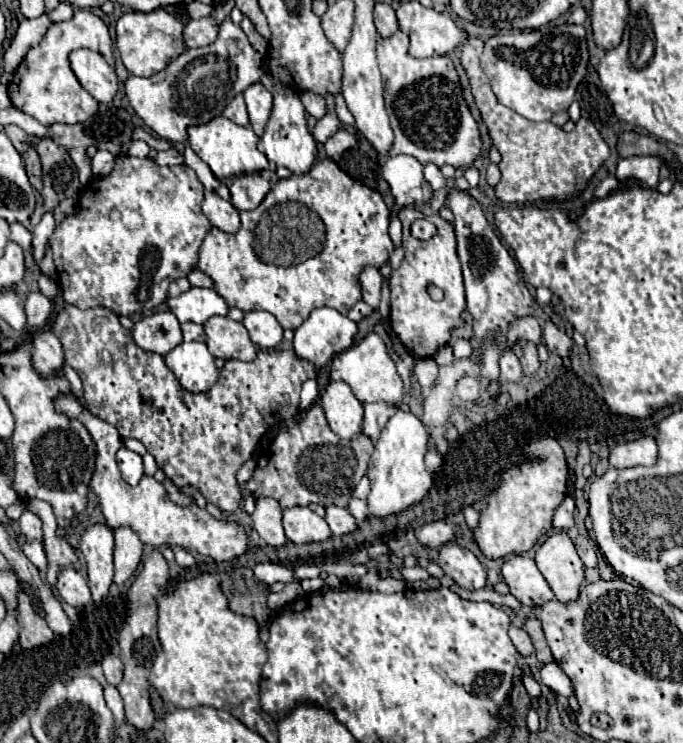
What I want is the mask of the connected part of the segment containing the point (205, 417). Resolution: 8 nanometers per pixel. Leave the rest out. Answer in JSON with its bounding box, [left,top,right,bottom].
[52,306,316,512]

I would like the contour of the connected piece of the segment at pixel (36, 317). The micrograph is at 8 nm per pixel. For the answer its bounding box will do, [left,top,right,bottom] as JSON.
[24,292,52,326]

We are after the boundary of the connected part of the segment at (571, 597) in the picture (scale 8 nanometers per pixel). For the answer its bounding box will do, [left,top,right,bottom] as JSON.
[536,532,584,602]

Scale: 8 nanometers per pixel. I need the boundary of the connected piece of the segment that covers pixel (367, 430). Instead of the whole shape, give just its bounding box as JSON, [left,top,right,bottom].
[364,402,400,440]

